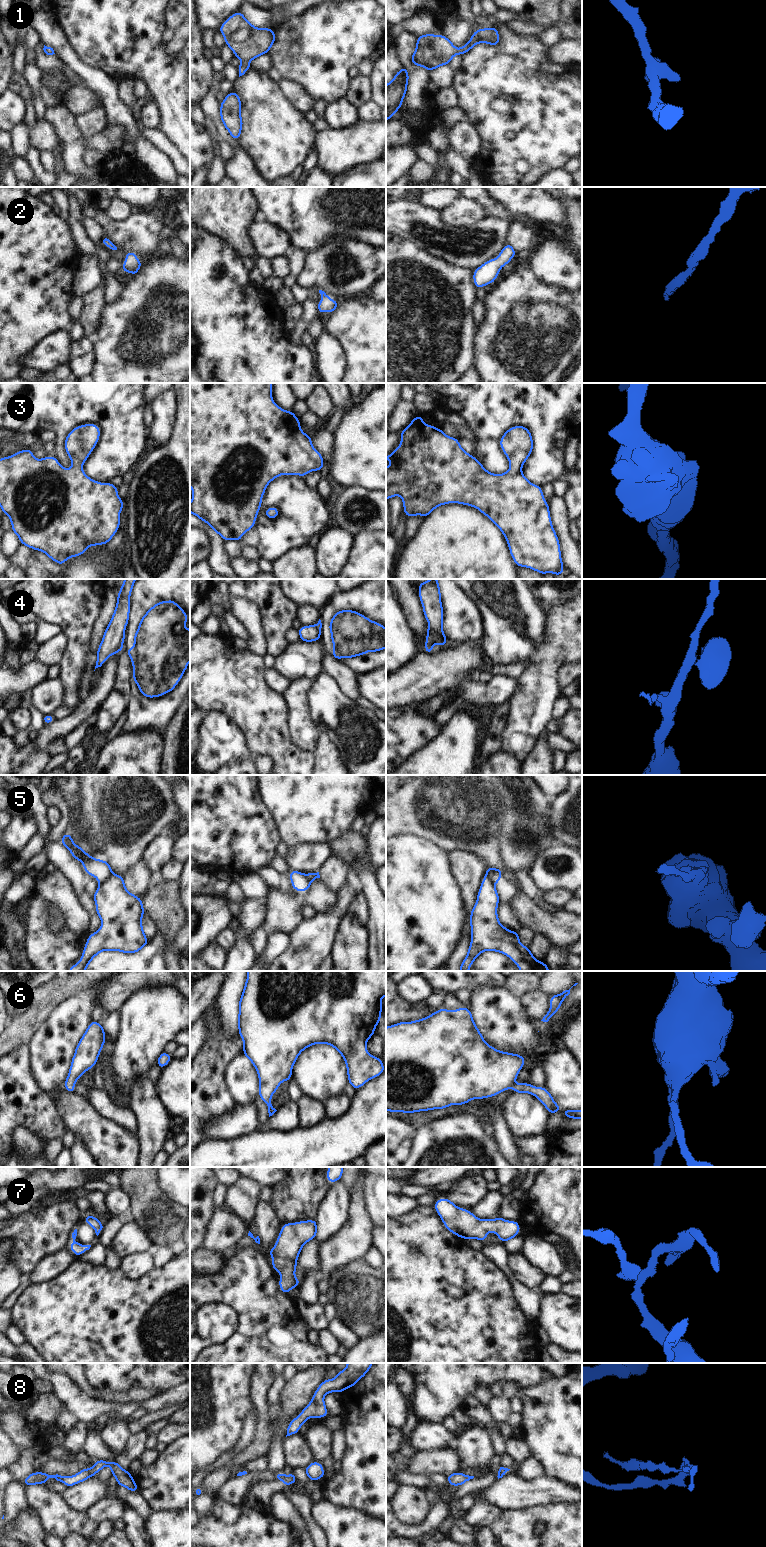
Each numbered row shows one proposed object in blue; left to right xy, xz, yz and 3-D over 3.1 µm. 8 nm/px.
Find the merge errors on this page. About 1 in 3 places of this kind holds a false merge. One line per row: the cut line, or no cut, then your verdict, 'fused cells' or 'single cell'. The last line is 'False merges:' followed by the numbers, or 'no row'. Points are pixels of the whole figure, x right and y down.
1: cut none; single cell
2: cut none; single cell
3: cut none; single cell
4: cut yz (428, 626), (435, 633), (443, 634); fused cells
5: cut xy (113, 873), (100, 884); fused cells
6: cut none; single cell
7: cut none; single cell
8: cut xy (86, 1469), (90, 1476); fused cells
False merges: 4, 5, 8

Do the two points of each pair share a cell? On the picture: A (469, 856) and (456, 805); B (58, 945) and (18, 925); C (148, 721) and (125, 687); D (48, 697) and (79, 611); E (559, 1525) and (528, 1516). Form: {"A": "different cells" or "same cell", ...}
{"A": "different cells", "B": "different cells", "C": "different cells", "D": "different cells", "E": "same cell"}

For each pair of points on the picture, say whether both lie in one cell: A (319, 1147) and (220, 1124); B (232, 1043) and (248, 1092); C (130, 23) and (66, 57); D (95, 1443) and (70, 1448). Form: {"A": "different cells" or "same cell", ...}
{"A": "different cells", "B": "different cells", "C": "different cells", "D": "different cells"}

